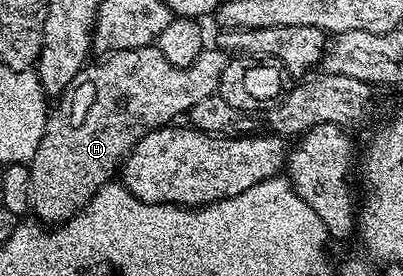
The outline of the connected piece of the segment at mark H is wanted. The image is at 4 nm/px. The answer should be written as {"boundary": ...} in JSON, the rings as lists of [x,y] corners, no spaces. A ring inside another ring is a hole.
{"boundary":[[[156,44],[139,47],[131,51],[108,54],[97,66],[86,64],[84,69],[71,79],[71,83],[60,94],[61,105],[52,106],[46,119],[45,134],[36,148],[33,160],[28,163],[30,171],[29,208],[38,222],[56,227],[68,221],[88,205],[89,200],[103,186],[110,184],[118,176],[122,161],[132,151],[135,143],[156,129],[166,128],[172,117],[188,114],[195,103],[214,96],[223,75],[227,57],[216,47],[202,48],[201,53],[187,67],[175,67],[157,50]]]}

